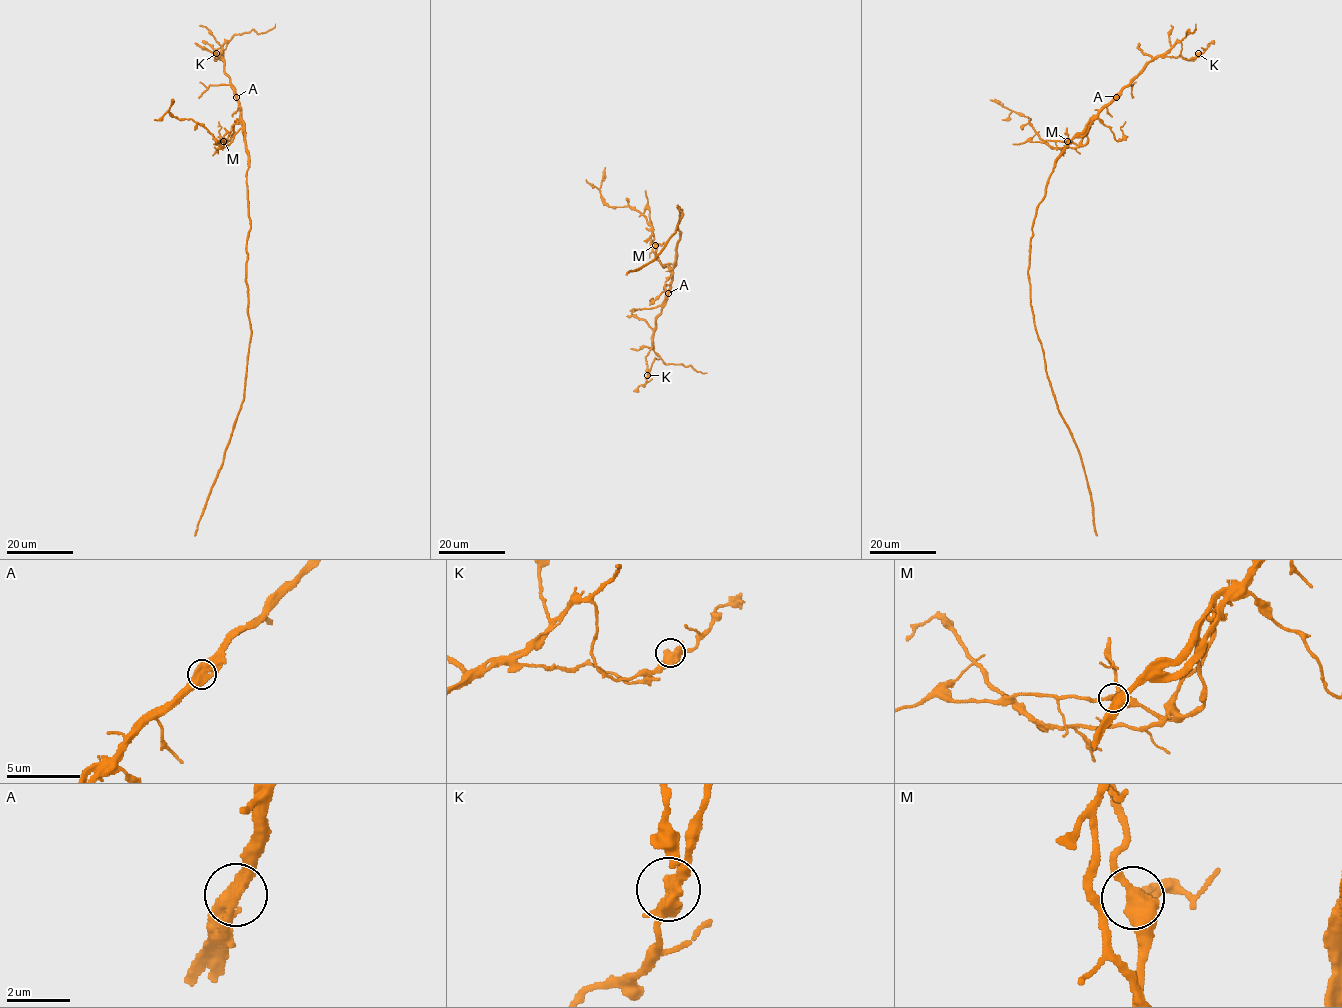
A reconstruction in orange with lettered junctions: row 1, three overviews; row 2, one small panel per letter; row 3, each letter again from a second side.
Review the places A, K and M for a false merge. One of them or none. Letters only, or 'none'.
A

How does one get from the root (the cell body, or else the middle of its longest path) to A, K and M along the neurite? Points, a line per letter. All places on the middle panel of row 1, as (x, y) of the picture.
A: (679, 208), (682, 210), (678, 223), (679, 239), (668, 294)
K: (679, 208), (682, 210), (678, 223), (676, 265), (666, 302), (655, 317), (651, 347), (646, 357), (647, 375)
M: (679, 208), (682, 210), (678, 223), (676, 261), (662, 265), (655, 256), (655, 245)

